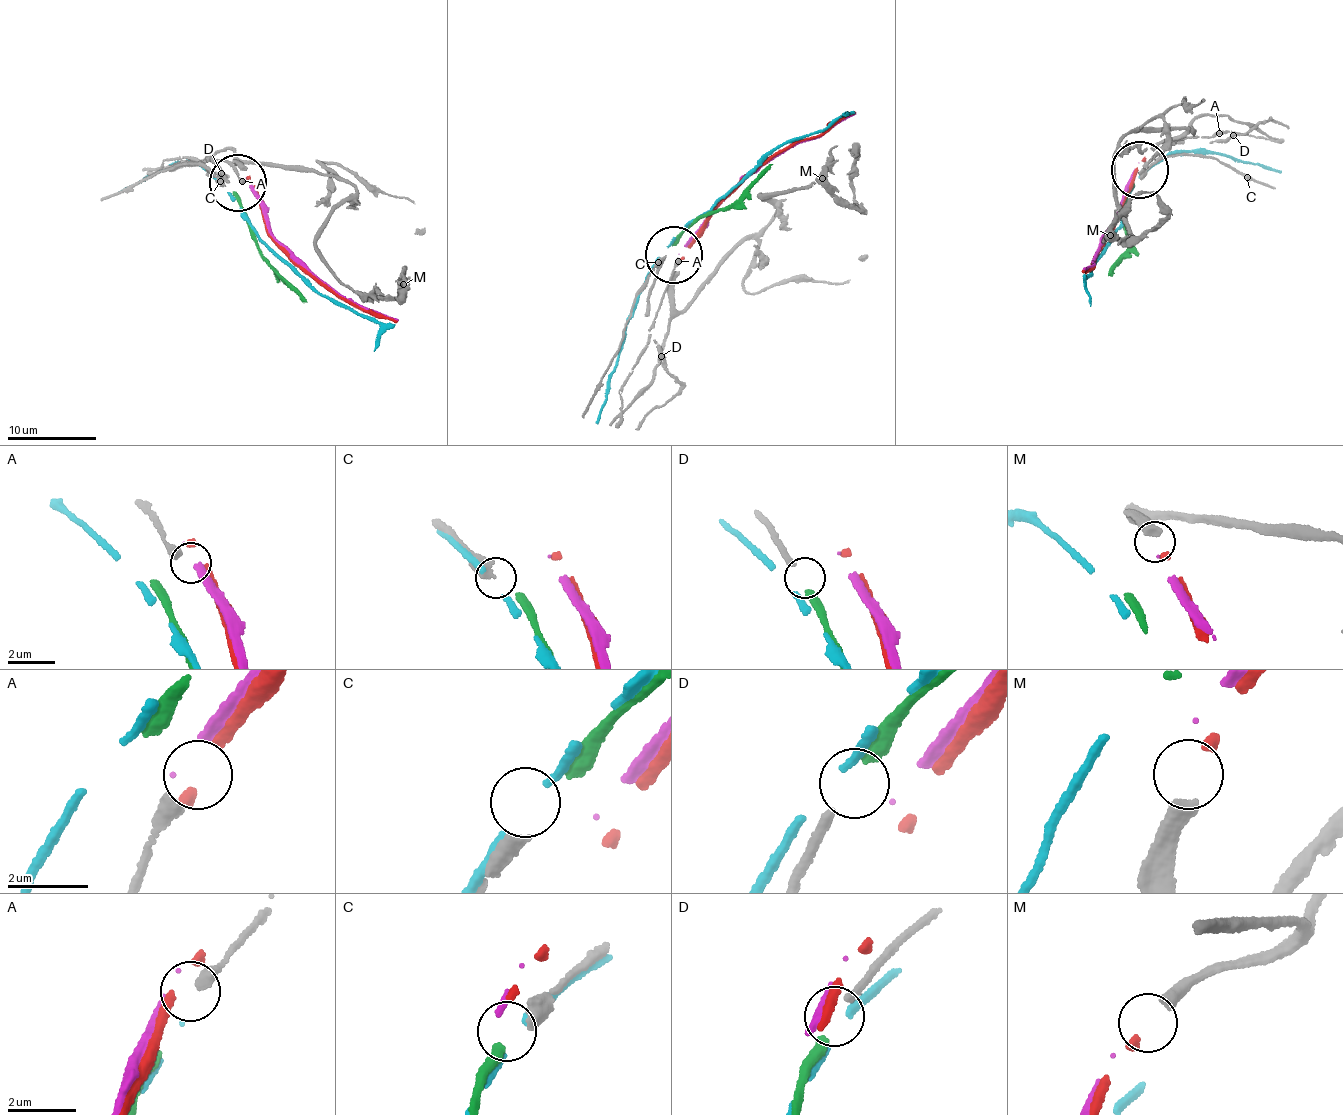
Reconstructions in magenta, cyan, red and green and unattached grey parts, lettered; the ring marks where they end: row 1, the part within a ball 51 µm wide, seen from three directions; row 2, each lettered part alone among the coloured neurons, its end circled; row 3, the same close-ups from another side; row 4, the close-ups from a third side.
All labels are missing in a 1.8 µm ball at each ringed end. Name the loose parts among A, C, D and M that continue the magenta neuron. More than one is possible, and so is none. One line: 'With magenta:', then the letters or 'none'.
With magenta: none

